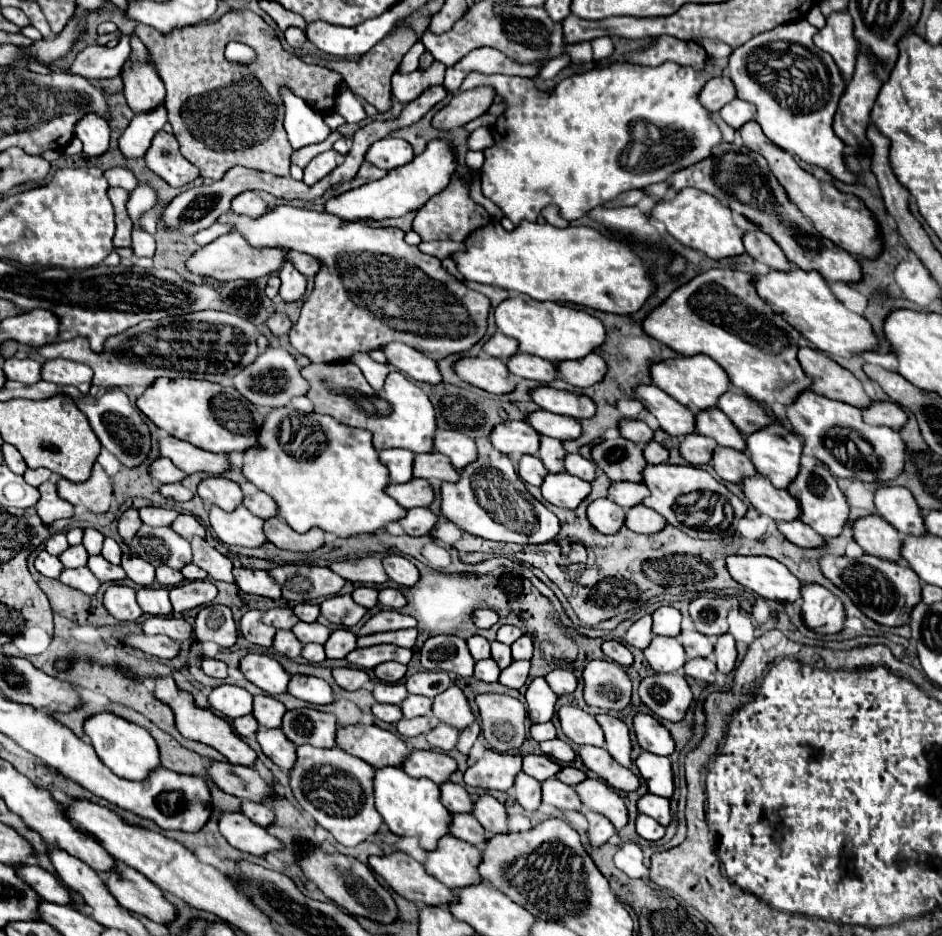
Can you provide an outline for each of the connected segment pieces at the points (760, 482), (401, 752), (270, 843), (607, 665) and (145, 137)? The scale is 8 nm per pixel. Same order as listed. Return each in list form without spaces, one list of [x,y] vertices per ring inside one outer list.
[[[754,473],[752,477],[744,477],[740,485],[746,501],[774,521],[792,521],[798,517],[798,501],[788,491],[774,487],[766,475]]]
[[[364,723],[338,727],[336,745],[376,769],[386,765],[402,765],[404,757],[410,753],[398,735]]]
[[[222,813],[218,819],[220,833],[226,837],[226,841],[246,853],[252,855],[266,855],[268,851],[280,849],[280,841],[264,831],[264,827],[252,823],[242,813]]]
[[[588,661],[582,673],[584,701],[594,707],[620,711],[630,703],[632,683],[624,669],[614,661]]]
[[[158,105],[156,109],[150,109],[148,113],[136,113],[118,139],[122,141],[122,155],[126,159],[144,157],[144,153],[150,147],[152,137],[156,135],[156,131],[164,127],[164,123],[166,123],[164,105]]]

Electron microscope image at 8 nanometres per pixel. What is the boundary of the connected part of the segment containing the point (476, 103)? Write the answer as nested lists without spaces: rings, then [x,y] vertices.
[[[474,89],[474,91],[460,91],[452,97],[452,101],[442,107],[434,119],[432,125],[436,129],[444,129],[450,131],[454,127],[462,127],[468,121],[484,115],[488,111],[488,107],[492,105],[494,99],[494,91],[492,89]]]

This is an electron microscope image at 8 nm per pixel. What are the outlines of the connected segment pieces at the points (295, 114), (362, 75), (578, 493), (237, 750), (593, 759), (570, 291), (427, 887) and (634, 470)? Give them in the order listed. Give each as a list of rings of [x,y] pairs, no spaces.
[[[284,87],[280,89],[280,101],[284,107],[284,129],[292,149],[320,143],[328,137],[330,129],[324,125],[322,115],[314,111],[302,97]]]
[[[398,25],[398,27],[394,29],[394,33],[386,35],[386,39],[382,39],[382,41],[380,41],[378,45],[374,45],[366,55],[362,55],[360,61],[332,61],[332,63],[322,63],[322,61],[318,61],[316,57],[302,57],[302,61],[306,61],[306,63],[320,63],[320,65],[326,65],[328,69],[336,69],[336,71],[344,77],[344,81],[348,83],[348,89],[350,89],[352,93],[364,97],[364,99],[366,99],[368,103],[372,103],[378,111],[386,111],[386,109],[390,109],[390,77],[392,77],[392,73],[398,69],[402,57],[406,55],[406,51],[408,51],[414,43],[416,43],[416,35],[414,35],[408,27]]]
[[[548,473],[542,481],[542,497],[556,505],[566,509],[576,509],[578,503],[590,493],[590,483],[584,479],[578,479],[570,473]]]
[[[166,677],[166,679],[156,679],[156,689],[154,689],[154,695],[168,703],[172,709],[174,709],[174,715],[176,715],[176,725],[178,725],[178,731],[188,737],[188,739],[194,739],[194,741],[200,741],[200,743],[206,743],[210,747],[214,747],[216,751],[220,751],[230,763],[236,763],[236,765],[246,765],[246,767],[254,767],[254,761],[256,761],[256,751],[250,749],[242,739],[240,735],[236,735],[236,731],[228,725],[228,721],[224,721],[222,717],[214,715],[212,711],[204,711],[204,709],[198,709],[194,705],[194,699],[190,697],[190,693],[184,693],[176,687],[174,679]]]
[[[582,745],[580,747],[580,759],[590,771],[598,773],[598,777],[614,789],[634,791],[638,787],[638,777],[630,769],[626,769],[618,761],[614,761],[612,755],[602,747]]]
[[[498,221],[488,223],[482,229],[476,229],[464,239],[466,249],[456,251],[450,259],[456,263],[458,271],[468,281],[478,281],[484,285],[502,287],[508,291],[524,293],[536,301],[554,301],[554,303],[574,303],[590,309],[600,309],[608,313],[628,315],[636,313],[648,295],[652,293],[652,283],[648,277],[648,269],[642,261],[632,253],[628,241],[612,239],[600,235],[592,227],[554,227],[550,223],[530,223],[522,221],[514,231],[506,231]]]
[[[392,851],[388,855],[372,855],[368,863],[398,895],[412,903],[448,905],[456,899],[452,889],[442,885],[436,877],[424,873],[422,863],[402,851]]]
[[[602,439],[590,449],[592,461],[612,481],[642,481],[642,445],[626,439]]]

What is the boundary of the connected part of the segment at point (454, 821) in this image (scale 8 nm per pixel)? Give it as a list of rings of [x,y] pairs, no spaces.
[[[452,813],[450,815],[450,835],[458,837],[462,841],[468,841],[476,847],[482,847],[482,841],[486,839],[486,831],[470,813]]]

